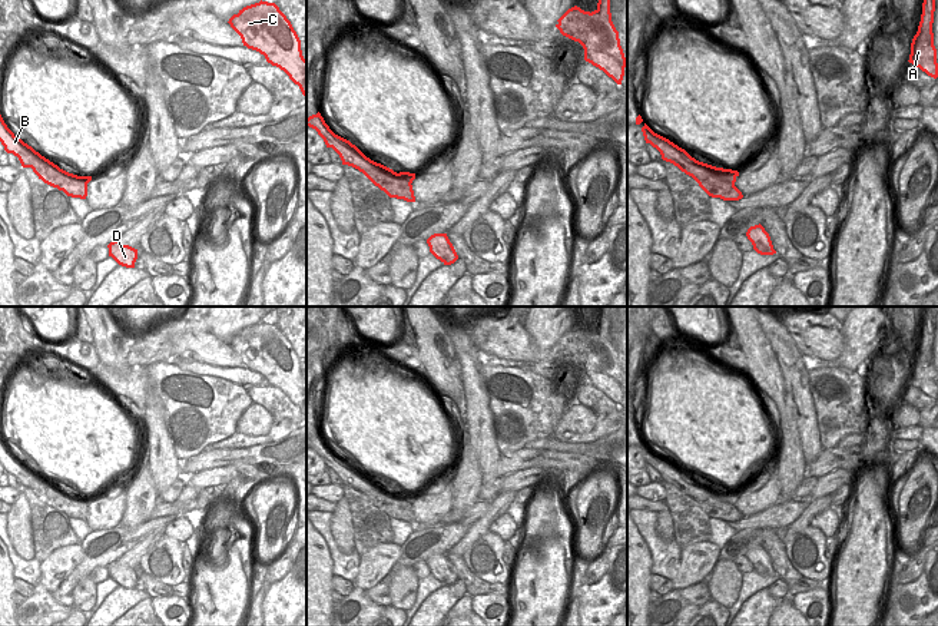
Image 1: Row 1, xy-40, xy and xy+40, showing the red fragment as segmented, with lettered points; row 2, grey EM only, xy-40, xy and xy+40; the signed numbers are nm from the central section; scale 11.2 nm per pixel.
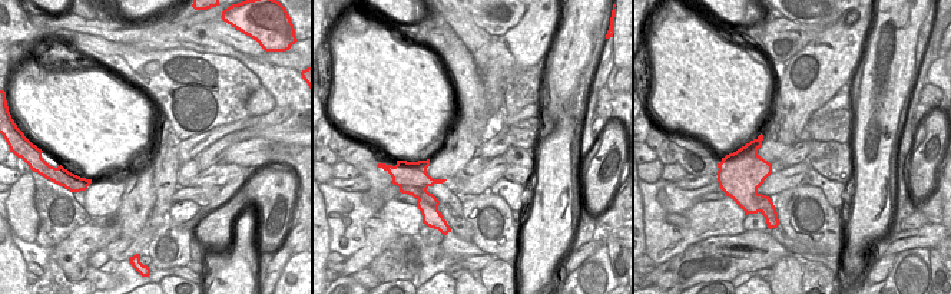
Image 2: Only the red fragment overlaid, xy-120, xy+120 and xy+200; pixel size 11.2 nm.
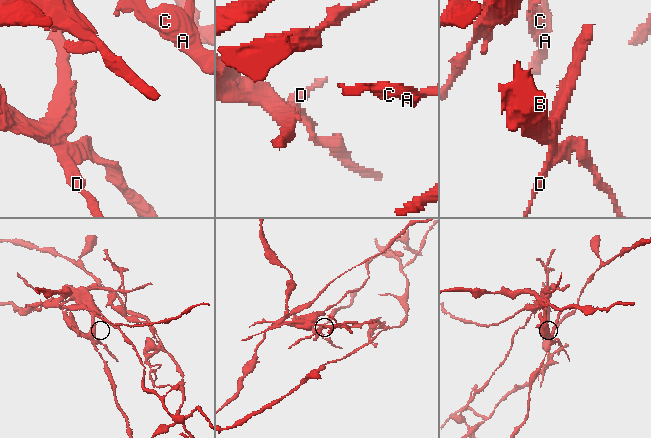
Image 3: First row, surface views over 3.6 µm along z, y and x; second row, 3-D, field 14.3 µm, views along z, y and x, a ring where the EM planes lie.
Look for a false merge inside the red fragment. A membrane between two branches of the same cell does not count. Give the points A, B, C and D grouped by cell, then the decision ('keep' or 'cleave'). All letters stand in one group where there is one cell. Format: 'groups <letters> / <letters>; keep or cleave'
groups A B C / D; cleave

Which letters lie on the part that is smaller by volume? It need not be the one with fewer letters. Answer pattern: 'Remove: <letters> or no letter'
Remove: D

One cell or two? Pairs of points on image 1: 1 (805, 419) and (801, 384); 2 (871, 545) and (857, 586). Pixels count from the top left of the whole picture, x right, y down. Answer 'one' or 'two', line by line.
1: two
2: one

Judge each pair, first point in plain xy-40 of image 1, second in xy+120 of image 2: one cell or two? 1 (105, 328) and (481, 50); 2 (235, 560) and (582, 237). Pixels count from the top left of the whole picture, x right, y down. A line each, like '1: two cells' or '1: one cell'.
1: two cells
2: two cells

